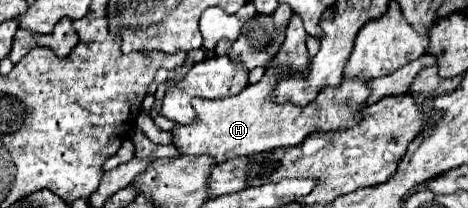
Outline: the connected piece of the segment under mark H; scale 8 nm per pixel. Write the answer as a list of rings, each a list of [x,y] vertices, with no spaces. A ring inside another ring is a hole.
[[[291,21],[287,27],[285,43],[281,45],[279,53],[273,57],[269,67],[265,69],[265,75],[259,83],[249,85],[239,95],[225,97],[225,99],[193,99],[193,107],[197,111],[197,121],[193,125],[177,125],[173,129],[175,145],[183,155],[201,155],[209,153],[219,163],[241,157],[241,155],[253,155],[267,149],[277,147],[291,147],[301,143],[305,137],[317,131],[337,131],[337,129],[349,129],[355,127],[363,115],[363,105],[367,97],[371,95],[371,89],[367,87],[367,81],[361,77],[343,77],[341,85],[337,87],[325,87],[319,91],[317,99],[311,101],[305,107],[293,105],[293,103],[275,103],[275,89],[283,79],[293,77],[295,73],[309,73],[311,57],[305,47],[305,29],[301,21]]]

